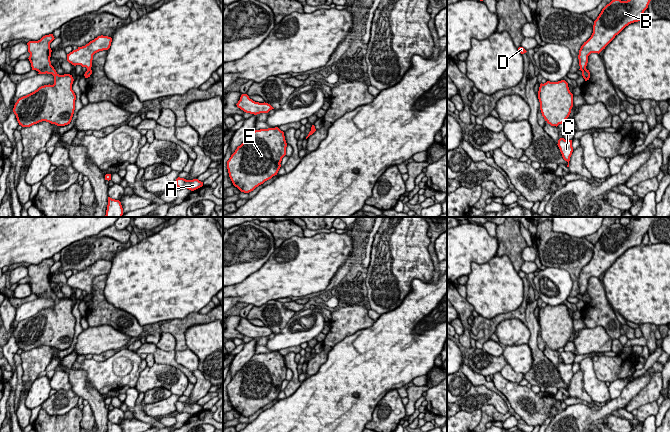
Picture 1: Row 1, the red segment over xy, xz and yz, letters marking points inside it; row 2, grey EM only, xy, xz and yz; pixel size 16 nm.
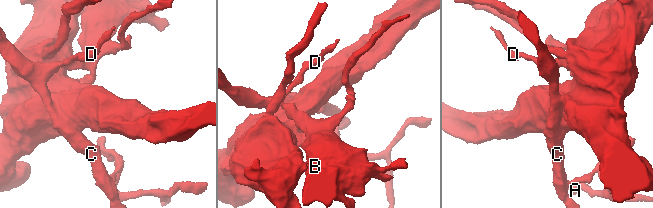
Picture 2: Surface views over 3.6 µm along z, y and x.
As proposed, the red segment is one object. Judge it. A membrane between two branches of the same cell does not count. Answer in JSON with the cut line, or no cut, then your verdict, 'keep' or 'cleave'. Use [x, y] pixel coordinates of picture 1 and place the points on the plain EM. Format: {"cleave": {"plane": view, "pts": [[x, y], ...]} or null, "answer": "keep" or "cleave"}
{"cleave": {"plane": "yz", "pts": [[585, 292], [582, 295]]}, "answer": "cleave"}

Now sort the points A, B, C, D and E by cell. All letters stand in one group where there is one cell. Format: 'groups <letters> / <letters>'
groups A B C D / E

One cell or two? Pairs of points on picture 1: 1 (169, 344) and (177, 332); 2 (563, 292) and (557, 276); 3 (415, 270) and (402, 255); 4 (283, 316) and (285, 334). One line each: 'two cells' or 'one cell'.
1: two cells
2: one cell
3: one cell
4: two cells

